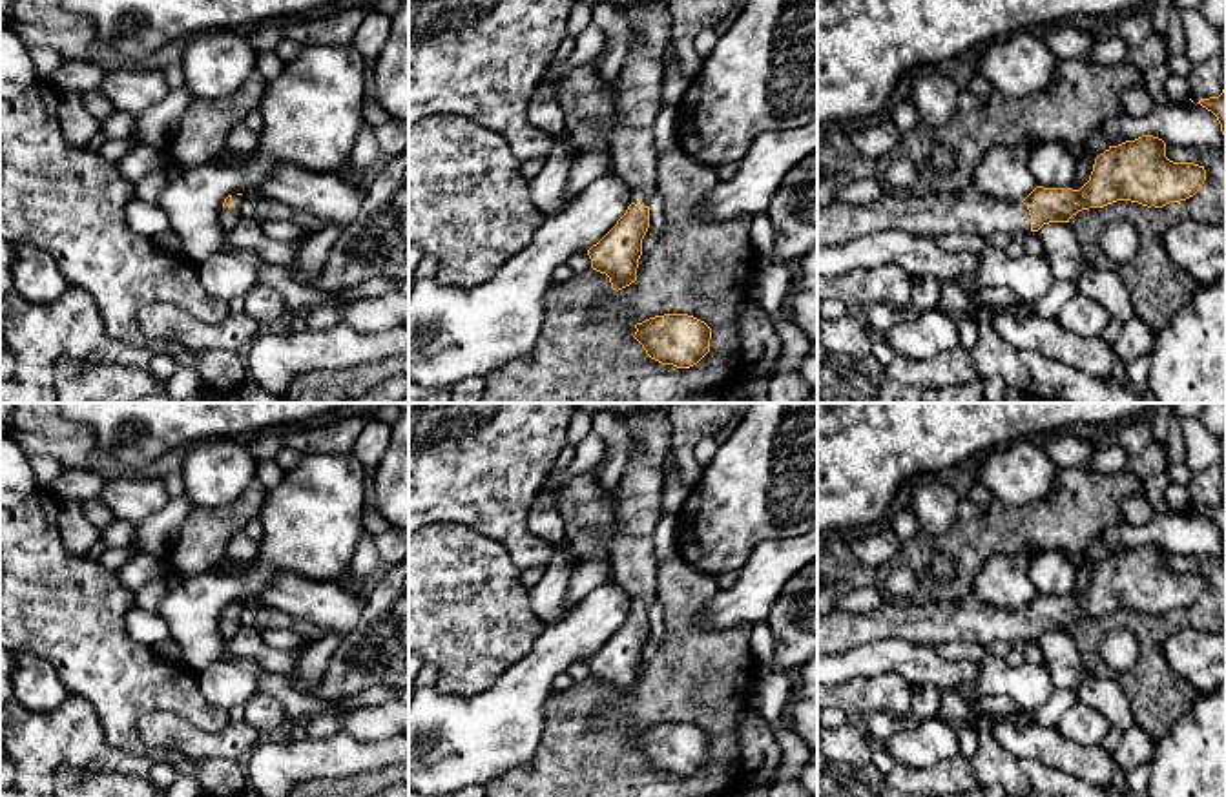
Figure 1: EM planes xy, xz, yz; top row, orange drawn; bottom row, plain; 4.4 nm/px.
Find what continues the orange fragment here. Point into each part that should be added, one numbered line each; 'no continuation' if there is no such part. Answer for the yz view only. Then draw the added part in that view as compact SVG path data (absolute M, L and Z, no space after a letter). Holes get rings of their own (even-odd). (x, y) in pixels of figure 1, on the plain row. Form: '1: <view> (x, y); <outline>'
1: yz (935, 622); M974 596L905 606L885 602L867 615L832 609L817 616L817 655L843 653L887 638L930 647L947 642L989 647L996 640L1031 640L1031 624L1022 609L998 607Z

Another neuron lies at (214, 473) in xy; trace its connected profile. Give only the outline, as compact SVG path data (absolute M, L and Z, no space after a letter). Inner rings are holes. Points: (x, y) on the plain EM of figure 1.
M208 440L190 445L179 471L193 505L224 507L255 480L257 458L246 440Z

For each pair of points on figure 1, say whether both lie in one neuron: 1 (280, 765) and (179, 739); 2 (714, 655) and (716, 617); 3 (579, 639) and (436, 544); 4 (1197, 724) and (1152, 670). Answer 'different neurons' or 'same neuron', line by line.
1: different neurons
2: different neurons
3: different neurons
4: different neurons

